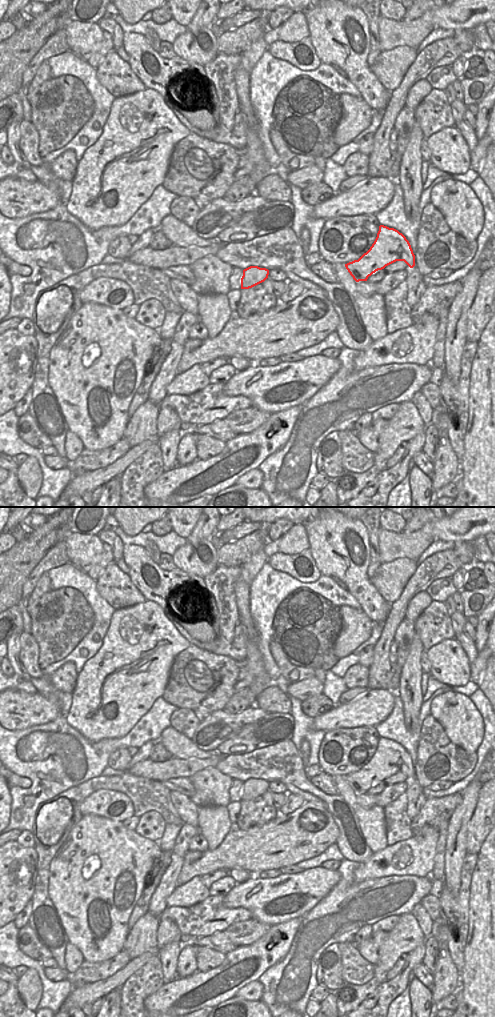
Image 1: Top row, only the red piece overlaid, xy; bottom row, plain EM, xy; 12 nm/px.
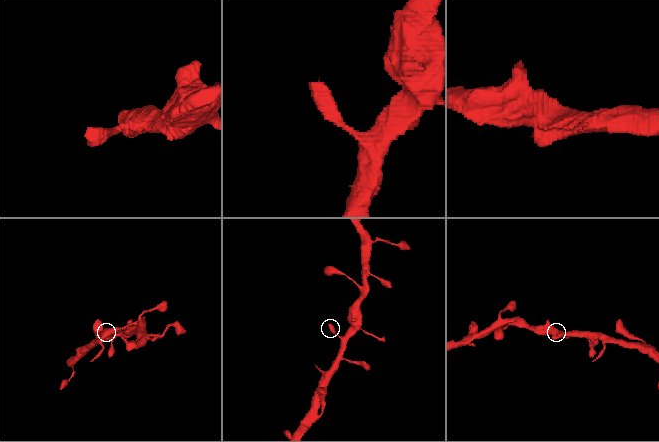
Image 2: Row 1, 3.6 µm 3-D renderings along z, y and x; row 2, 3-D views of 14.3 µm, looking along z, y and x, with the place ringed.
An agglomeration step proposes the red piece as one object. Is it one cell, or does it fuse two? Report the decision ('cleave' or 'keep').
keep

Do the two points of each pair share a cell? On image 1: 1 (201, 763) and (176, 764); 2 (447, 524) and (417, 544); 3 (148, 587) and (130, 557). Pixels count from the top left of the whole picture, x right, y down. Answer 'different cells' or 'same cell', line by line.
1: same cell
2: different cells
3: same cell

